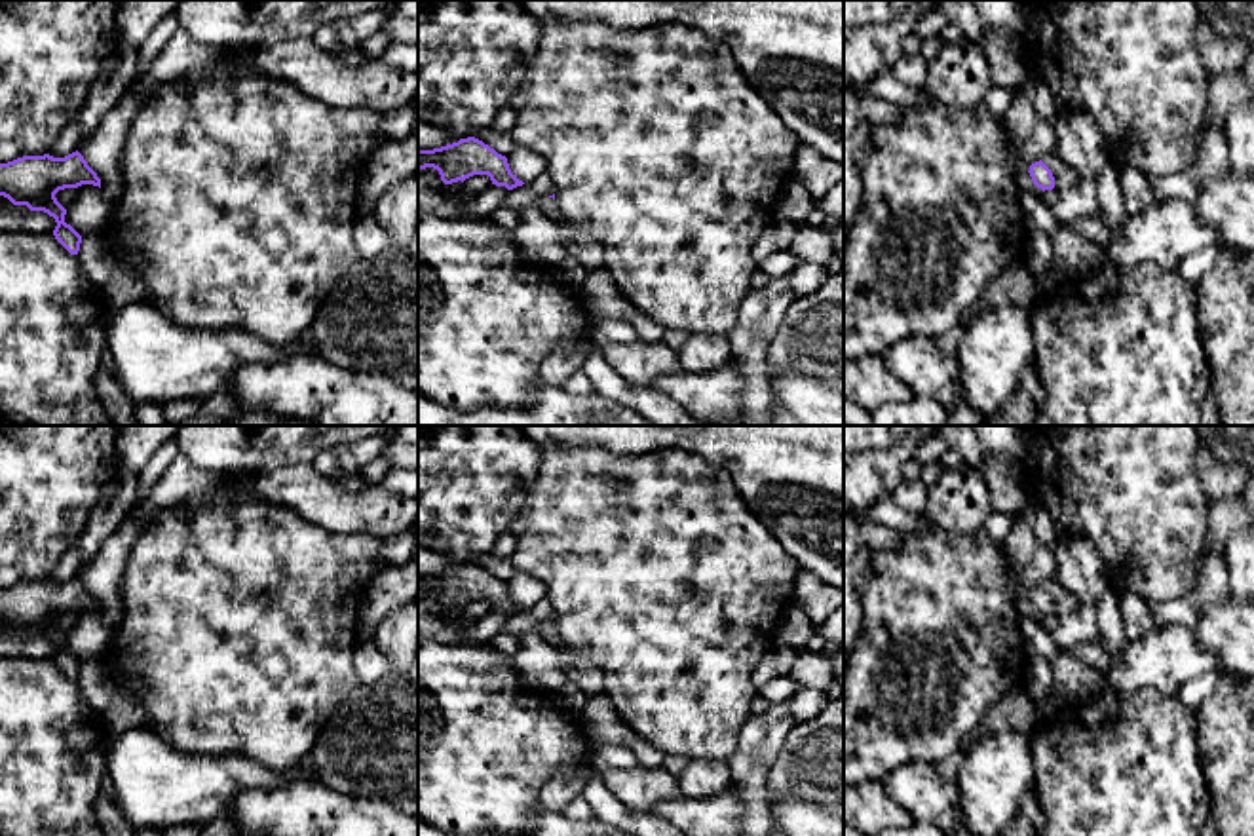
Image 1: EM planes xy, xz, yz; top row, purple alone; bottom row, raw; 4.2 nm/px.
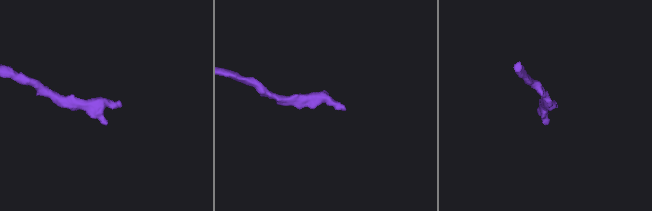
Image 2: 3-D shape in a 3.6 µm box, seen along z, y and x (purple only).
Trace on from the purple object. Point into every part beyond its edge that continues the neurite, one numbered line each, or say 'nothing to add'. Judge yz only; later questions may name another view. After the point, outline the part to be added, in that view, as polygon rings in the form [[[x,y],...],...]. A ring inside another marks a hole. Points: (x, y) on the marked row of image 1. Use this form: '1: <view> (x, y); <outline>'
1: yz (1064, 177); [[[1049,154],[1041,160],[1054,177],[1054,188],[1062,190],[1083,180],[1074,169],[1070,169],[1056,154]]]

